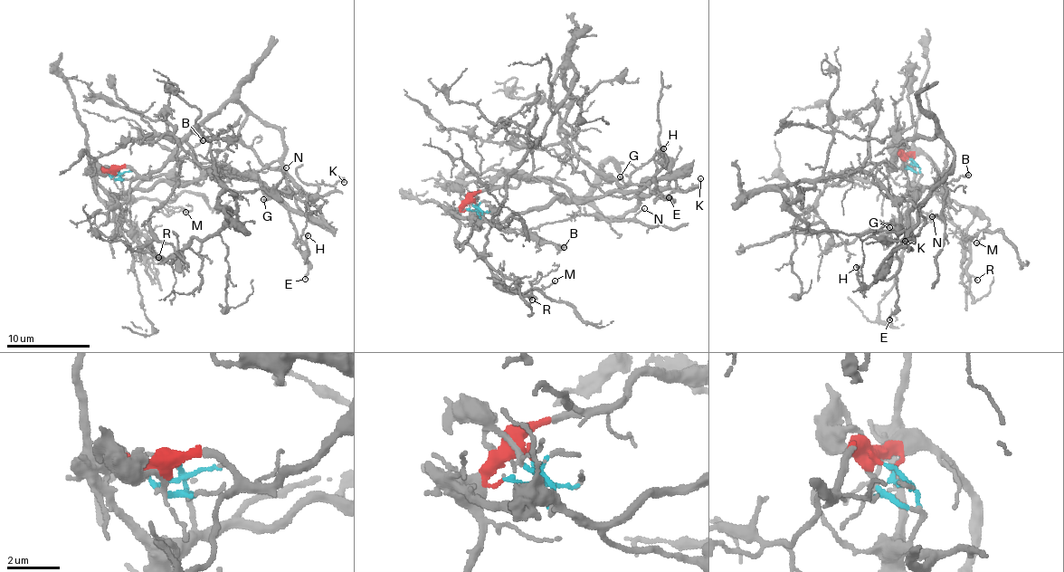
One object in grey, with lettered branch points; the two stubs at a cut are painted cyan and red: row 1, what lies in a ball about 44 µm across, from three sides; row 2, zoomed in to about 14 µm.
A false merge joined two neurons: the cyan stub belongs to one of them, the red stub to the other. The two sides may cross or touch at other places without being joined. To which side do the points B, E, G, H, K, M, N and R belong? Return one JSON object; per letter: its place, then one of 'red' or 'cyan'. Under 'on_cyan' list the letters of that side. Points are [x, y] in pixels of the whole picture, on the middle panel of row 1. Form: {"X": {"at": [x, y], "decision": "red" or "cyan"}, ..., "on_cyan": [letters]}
{"B": {"at": [564, 247], "decision": "cyan"}, "E": {"at": [669, 197], "decision": "cyan"}, "G": {"at": [620, 176], "decision": "cyan"}, "H": {"at": [663, 148], "decision": "cyan"}, "K": {"at": [700, 178], "decision": "cyan"}, "M": {"at": [555, 281], "decision": "red"}, "N": {"at": [644, 208], "decision": "red"}, "R": {"at": [532, 300], "decision": "red"}, "on_cyan": ["B", "E", "G", "H", "K"]}

